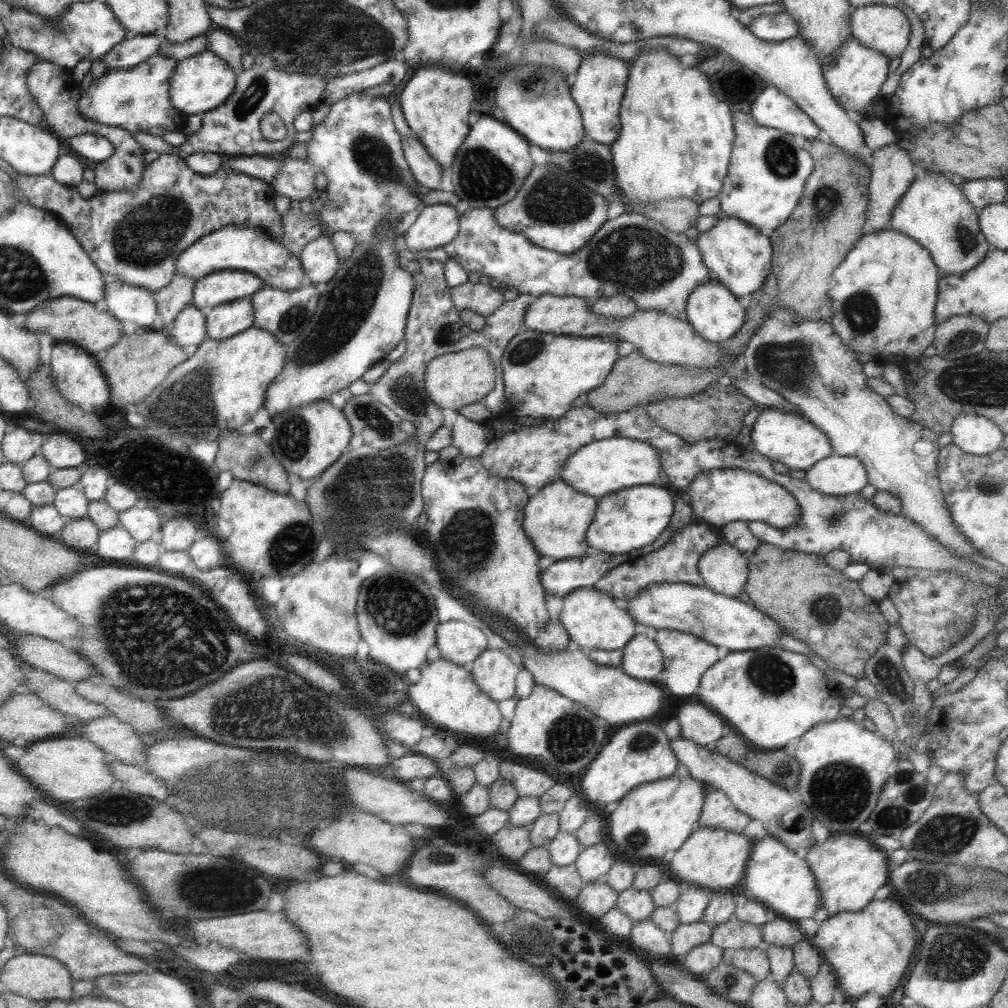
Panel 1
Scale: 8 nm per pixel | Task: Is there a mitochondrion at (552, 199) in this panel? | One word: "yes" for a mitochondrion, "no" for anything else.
yes

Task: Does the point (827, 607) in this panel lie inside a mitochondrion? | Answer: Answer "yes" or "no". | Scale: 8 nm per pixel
yes

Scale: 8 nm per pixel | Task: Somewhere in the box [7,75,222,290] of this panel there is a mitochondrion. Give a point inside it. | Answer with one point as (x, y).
(146, 238)

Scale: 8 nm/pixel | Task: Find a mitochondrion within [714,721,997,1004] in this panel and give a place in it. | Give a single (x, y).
(956, 955)

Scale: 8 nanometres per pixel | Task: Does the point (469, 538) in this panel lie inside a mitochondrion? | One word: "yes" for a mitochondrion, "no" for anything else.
yes

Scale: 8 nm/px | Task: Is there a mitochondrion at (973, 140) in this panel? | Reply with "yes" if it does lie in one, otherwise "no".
no

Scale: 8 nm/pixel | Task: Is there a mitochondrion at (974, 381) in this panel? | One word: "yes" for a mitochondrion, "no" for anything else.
yes

